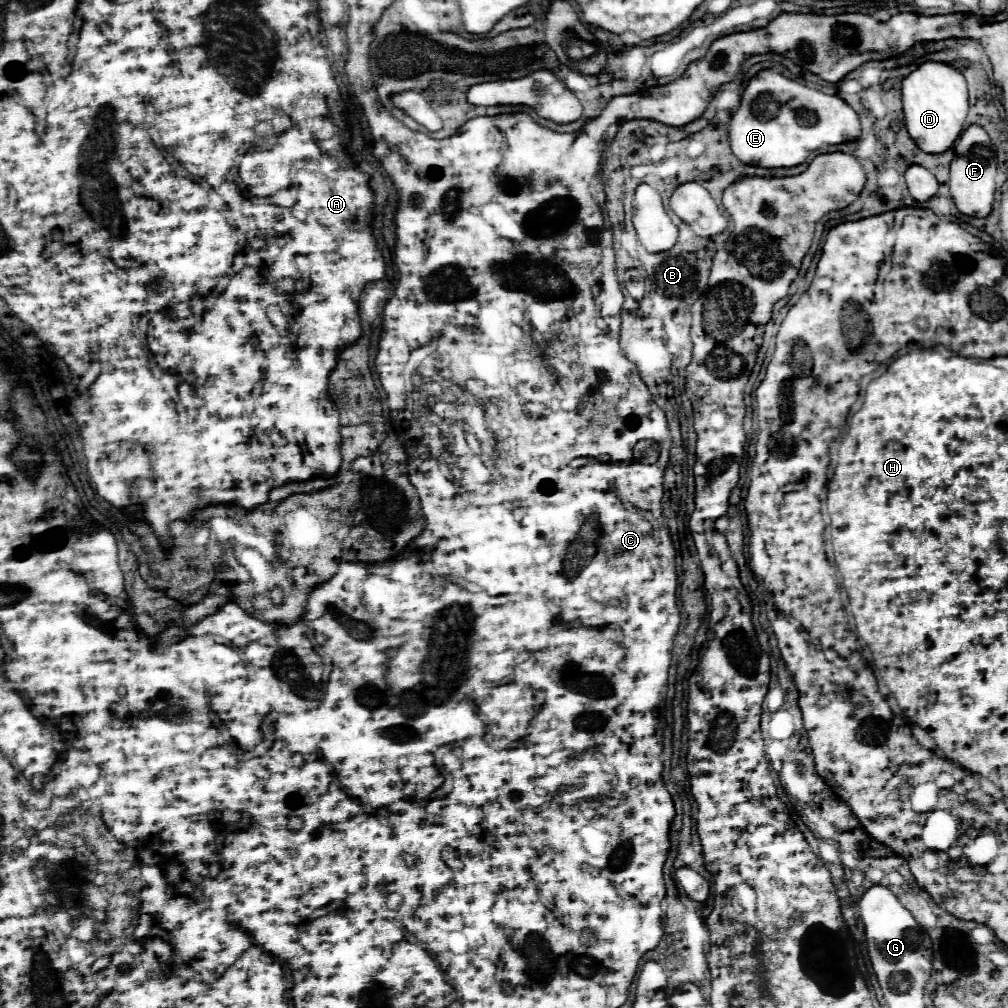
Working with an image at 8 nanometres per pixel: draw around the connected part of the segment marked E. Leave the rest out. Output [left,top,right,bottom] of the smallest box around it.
[730,69,860,169]

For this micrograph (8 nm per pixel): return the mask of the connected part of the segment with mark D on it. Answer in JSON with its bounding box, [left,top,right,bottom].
[902,61,968,153]

